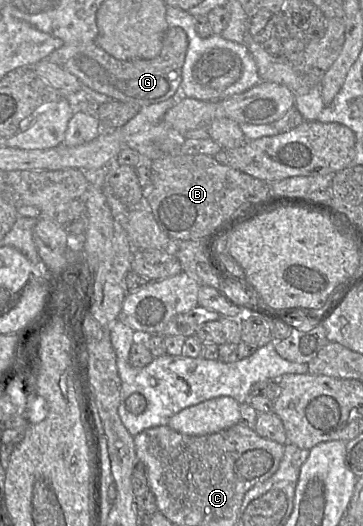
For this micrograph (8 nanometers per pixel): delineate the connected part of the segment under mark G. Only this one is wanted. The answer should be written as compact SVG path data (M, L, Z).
M169 27L159 55L152 59L119 60L95 43L63 45L44 59L73 74L81 84L96 92L114 100L143 107L171 97L179 97L187 46L188 40L184 30L180 27Z

